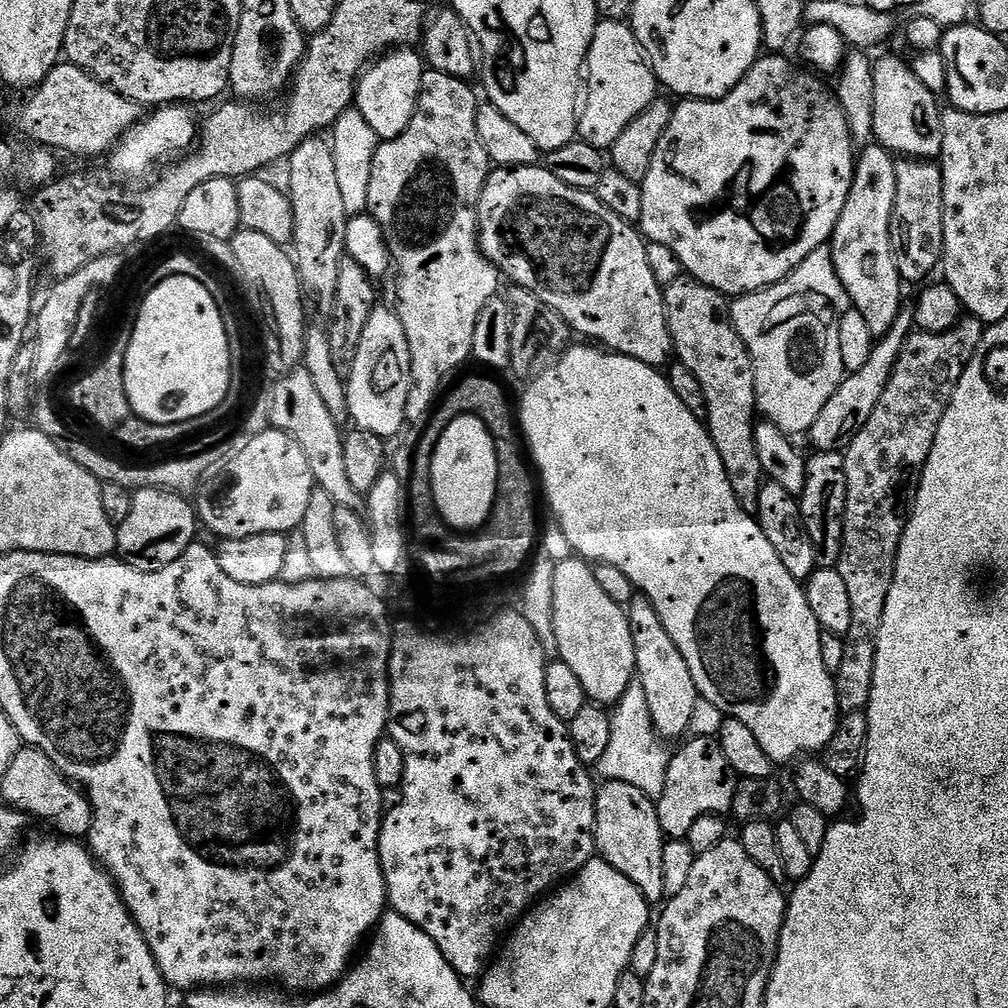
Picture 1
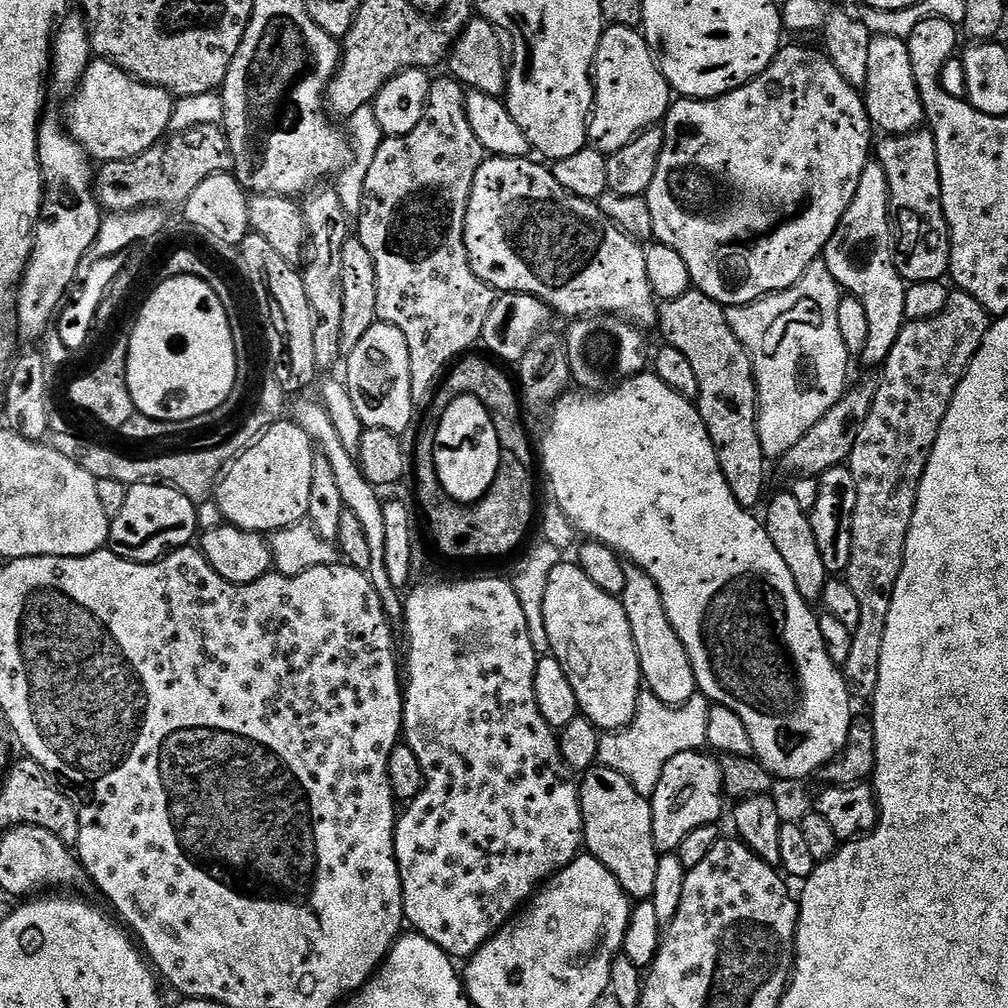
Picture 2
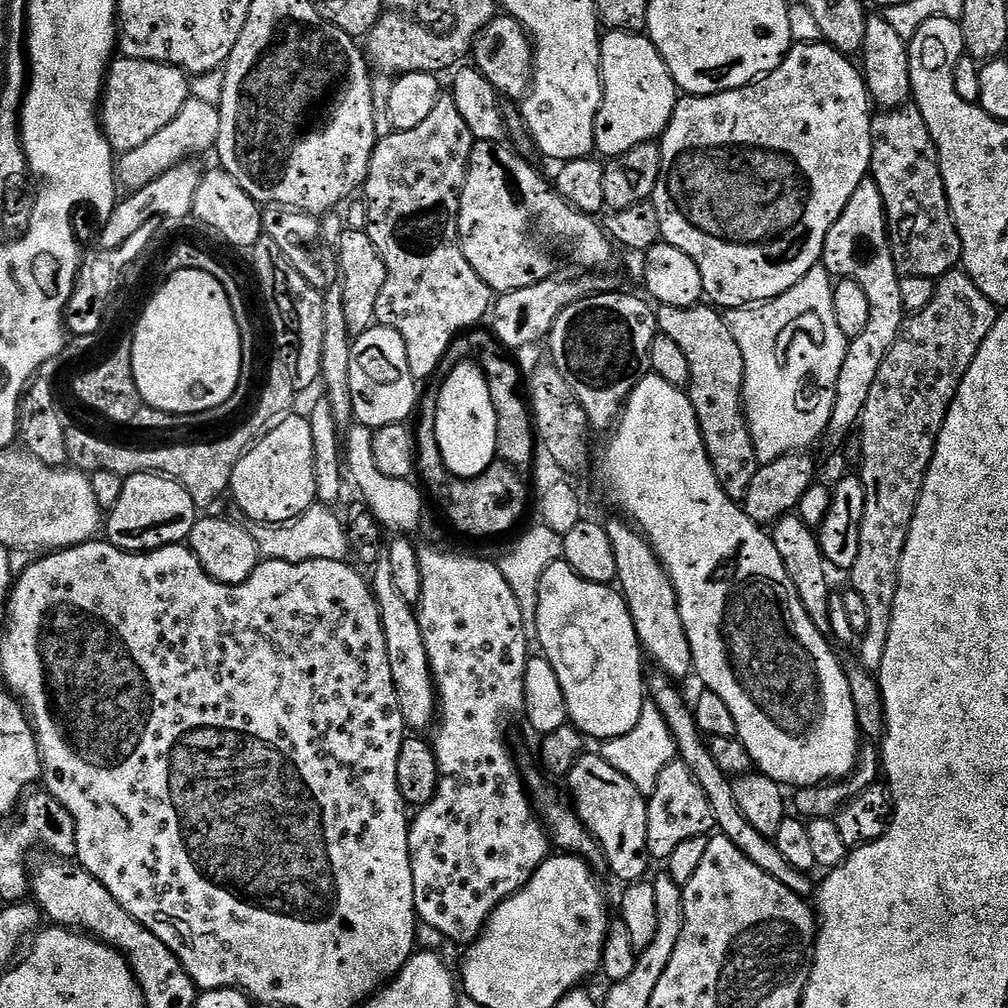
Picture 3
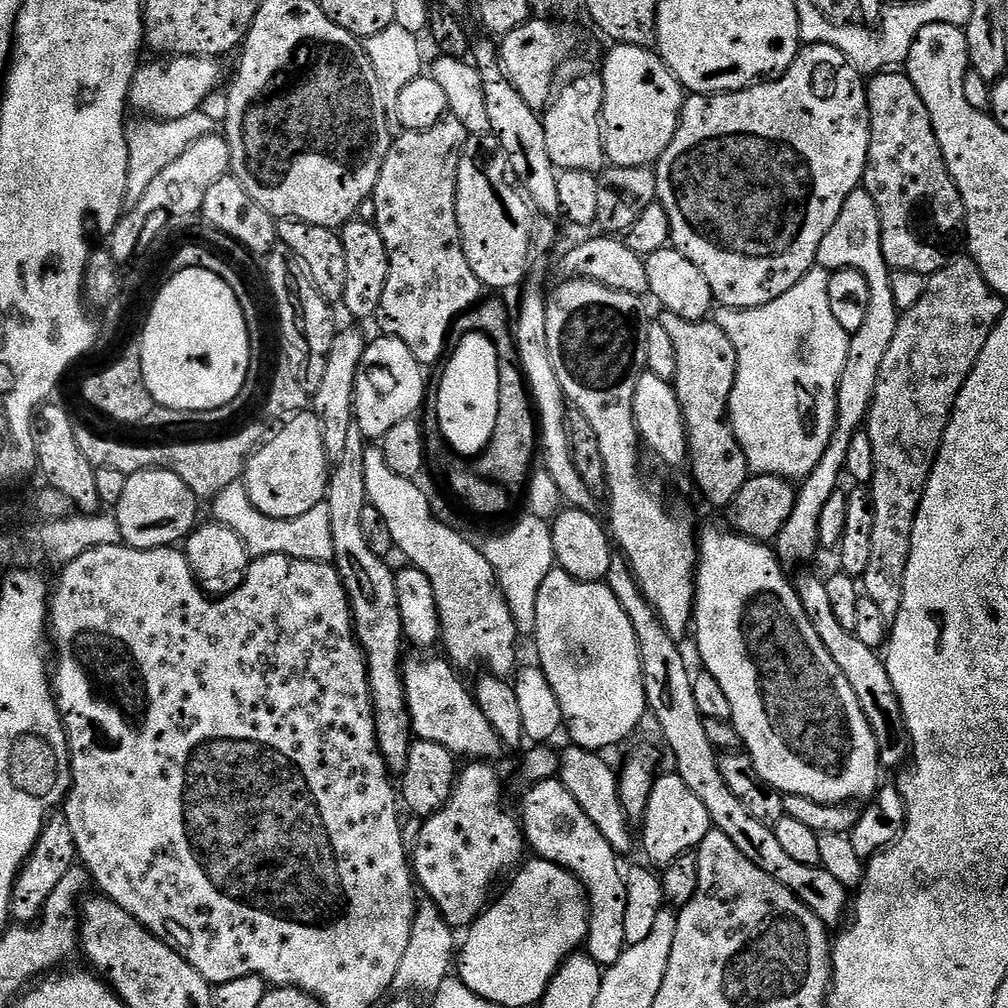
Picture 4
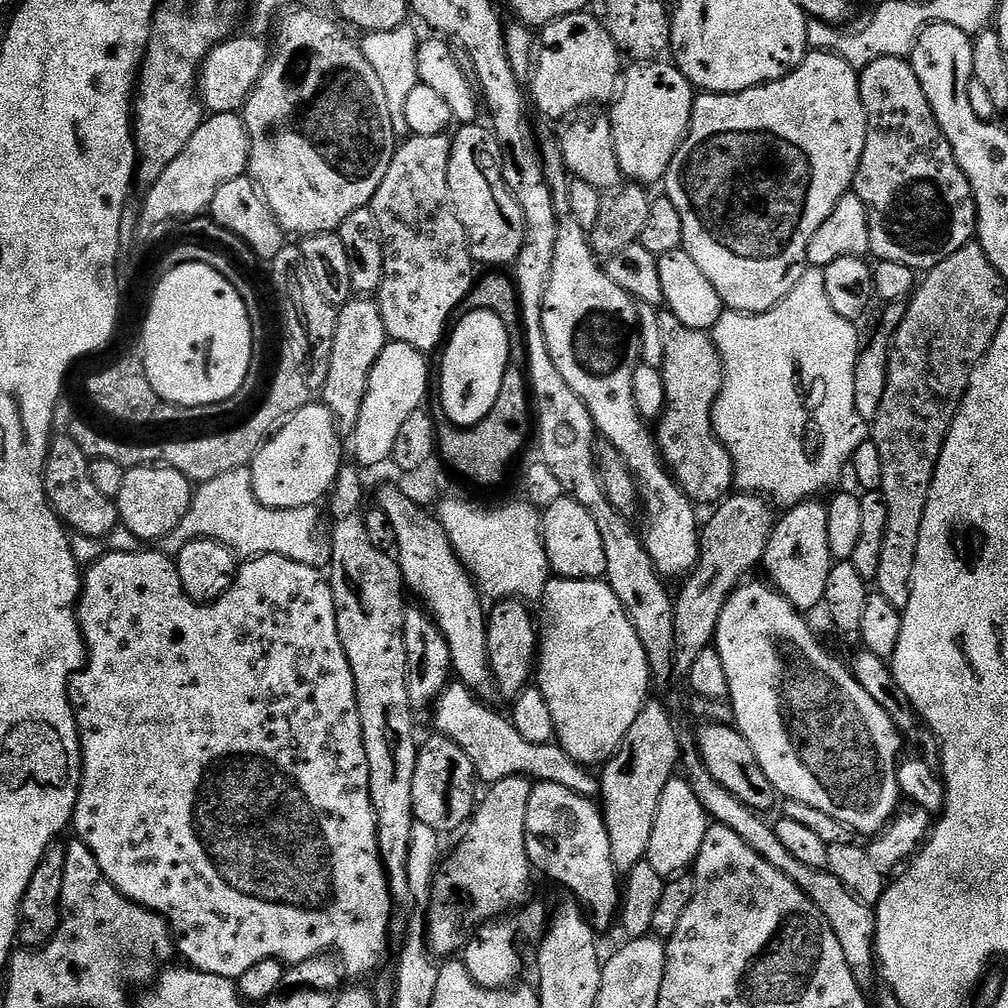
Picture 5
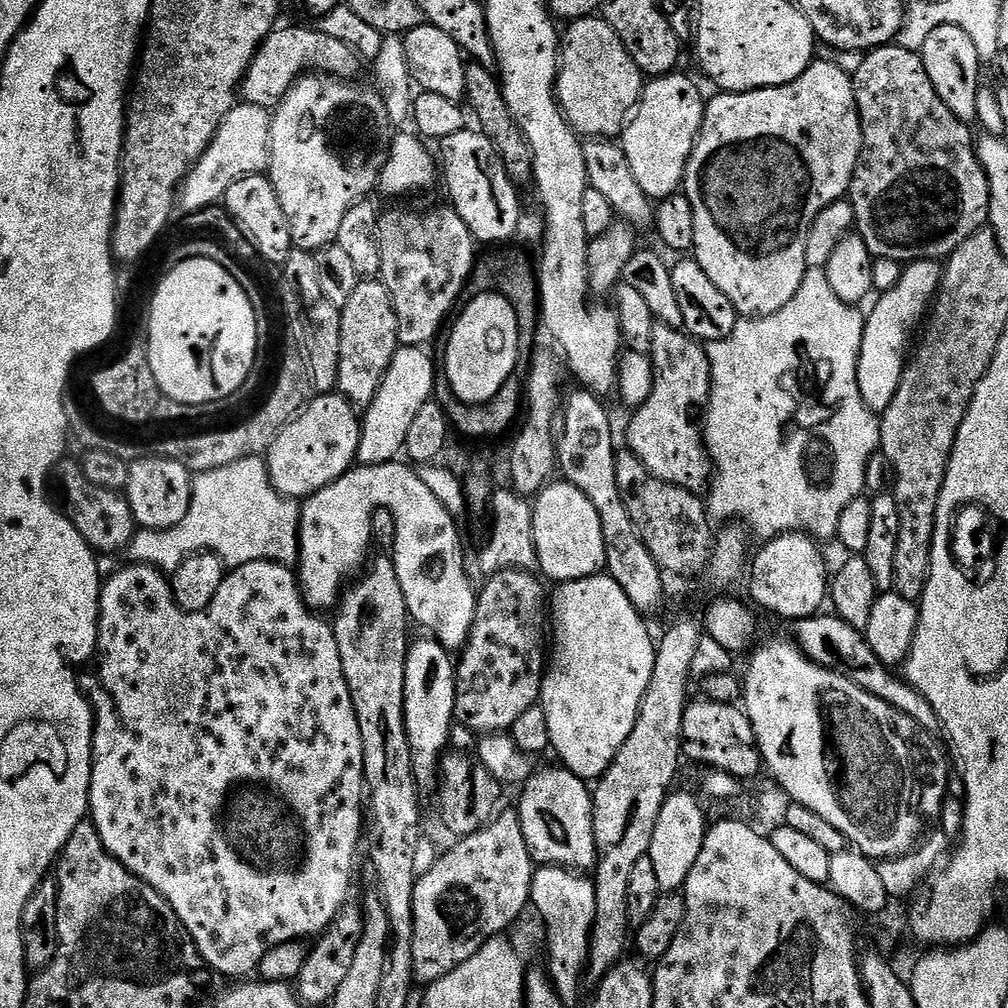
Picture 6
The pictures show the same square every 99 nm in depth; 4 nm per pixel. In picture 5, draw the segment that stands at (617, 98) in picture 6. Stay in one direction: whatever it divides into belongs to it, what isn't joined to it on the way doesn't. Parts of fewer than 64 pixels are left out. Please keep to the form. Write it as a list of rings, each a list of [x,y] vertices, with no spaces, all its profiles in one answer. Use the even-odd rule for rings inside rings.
[[[591,11],[566,14],[550,21],[545,28],[539,29],[538,51],[535,53],[534,67],[530,72],[530,92],[534,97],[535,107],[536,104],[540,107],[542,115],[549,116],[552,120],[560,120],[563,116],[571,117],[576,114],[571,112],[576,112],[587,104],[604,104],[608,99],[611,101],[622,84],[620,60],[622,61],[620,47],[614,42],[614,38],[610,38],[606,26],[602,26],[602,22],[598,22],[598,18],[592,15]]]

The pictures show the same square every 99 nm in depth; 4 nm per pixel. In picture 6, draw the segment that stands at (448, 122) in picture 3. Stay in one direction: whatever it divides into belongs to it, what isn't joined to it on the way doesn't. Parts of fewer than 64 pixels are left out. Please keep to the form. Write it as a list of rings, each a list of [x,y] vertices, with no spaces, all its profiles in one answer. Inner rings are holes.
[[[451,206],[428,208],[425,212],[415,212],[412,208],[392,208],[381,215],[378,234],[380,235],[379,279],[383,280],[396,311],[400,343],[404,346],[428,346],[428,343],[439,334],[448,311],[452,307],[453,309],[457,307],[456,299],[459,298],[464,283],[472,276],[478,242],[472,237],[472,231],[466,226],[466,222],[462,222],[456,209]]]

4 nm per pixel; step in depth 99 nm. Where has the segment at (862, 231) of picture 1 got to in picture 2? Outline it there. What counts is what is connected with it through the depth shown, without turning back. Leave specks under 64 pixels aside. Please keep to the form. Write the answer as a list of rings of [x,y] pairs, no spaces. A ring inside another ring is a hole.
[[[872,158],[862,170],[862,178],[858,178],[858,190],[854,190],[854,198],[842,214],[842,222],[834,230],[830,242],[824,248],[822,259],[824,265],[847,295],[858,298],[866,310],[866,327],[870,330],[866,334],[866,346],[858,353],[859,359],[864,359],[868,368],[879,369],[884,359],[894,350],[894,342],[898,342],[901,330],[904,329],[906,314],[906,281],[898,274],[896,264],[892,261],[892,222],[888,218],[888,183],[886,182],[886,170],[882,170],[879,162]]]

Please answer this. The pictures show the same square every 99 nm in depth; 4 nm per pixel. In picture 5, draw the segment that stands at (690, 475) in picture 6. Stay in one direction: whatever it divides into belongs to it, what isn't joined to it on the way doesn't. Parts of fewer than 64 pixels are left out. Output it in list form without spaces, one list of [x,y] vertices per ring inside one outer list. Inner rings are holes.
[[[667,310],[660,312],[660,325],[666,342],[666,358],[662,369],[666,386],[666,402],[654,428],[656,442],[660,446],[664,463],[667,464],[676,483],[680,485],[680,489],[697,505],[715,506],[733,491],[736,483],[734,462],[728,451],[724,449],[724,443],[716,437],[716,431],[712,425],[712,411],[724,385],[724,363],[720,360],[720,351],[716,349],[716,344],[708,332],[699,332],[678,322],[676,315]]]

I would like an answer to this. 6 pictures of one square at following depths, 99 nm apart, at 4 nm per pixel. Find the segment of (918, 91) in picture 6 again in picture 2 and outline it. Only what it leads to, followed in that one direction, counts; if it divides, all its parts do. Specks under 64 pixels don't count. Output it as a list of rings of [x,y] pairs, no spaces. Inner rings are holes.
[[[931,131],[904,132],[901,136],[881,135],[874,144],[874,159],[886,170],[888,183],[888,218],[892,222],[892,261],[898,274],[908,284],[944,280],[949,275],[952,236],[948,232],[946,214],[942,206],[942,182],[938,174],[938,150]]]

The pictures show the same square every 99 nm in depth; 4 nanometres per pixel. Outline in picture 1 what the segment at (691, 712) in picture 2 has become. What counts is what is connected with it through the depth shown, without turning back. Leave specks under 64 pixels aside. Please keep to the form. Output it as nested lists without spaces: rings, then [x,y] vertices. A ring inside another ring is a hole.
[[[633,682],[628,687],[626,694],[617,704],[614,716],[610,726],[610,743],[600,761],[594,766],[595,775],[601,781],[627,782],[629,786],[638,786],[642,794],[653,798],[660,797],[666,786],[670,748],[656,735],[656,728],[650,718],[650,706],[646,706],[646,693],[642,691],[639,682]]]

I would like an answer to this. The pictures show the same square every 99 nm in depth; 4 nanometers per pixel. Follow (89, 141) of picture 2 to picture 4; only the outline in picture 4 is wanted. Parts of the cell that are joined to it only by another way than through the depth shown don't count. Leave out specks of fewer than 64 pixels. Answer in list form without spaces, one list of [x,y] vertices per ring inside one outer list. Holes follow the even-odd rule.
[[[173,55],[165,64],[148,64],[136,69],[128,88],[128,106],[133,113],[158,121],[183,118],[203,109],[208,95],[220,84],[219,59],[211,56]]]

